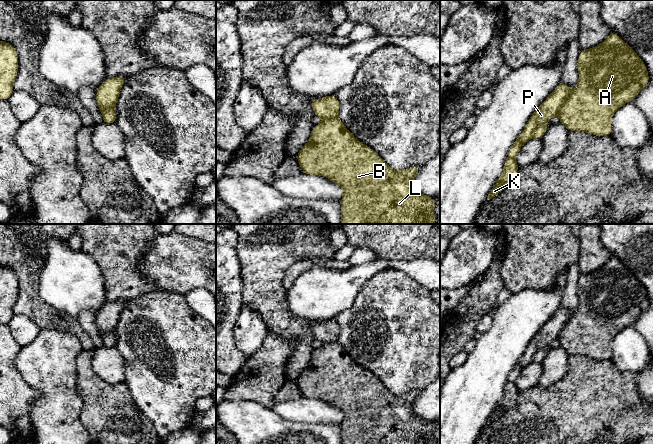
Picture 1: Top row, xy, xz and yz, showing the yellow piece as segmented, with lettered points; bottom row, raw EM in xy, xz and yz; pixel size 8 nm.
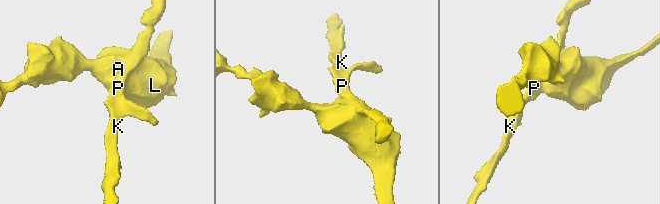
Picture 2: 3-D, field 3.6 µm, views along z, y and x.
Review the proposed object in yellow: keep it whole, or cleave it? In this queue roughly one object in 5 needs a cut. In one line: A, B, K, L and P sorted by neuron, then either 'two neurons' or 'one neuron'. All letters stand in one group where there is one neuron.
A B K L P; one neuron

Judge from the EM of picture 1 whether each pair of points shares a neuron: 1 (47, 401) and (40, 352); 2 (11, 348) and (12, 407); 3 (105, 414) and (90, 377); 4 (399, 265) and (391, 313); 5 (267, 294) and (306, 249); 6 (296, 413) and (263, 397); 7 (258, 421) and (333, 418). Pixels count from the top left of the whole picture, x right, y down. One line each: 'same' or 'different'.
1: same
2: same
3: same
4: different
5: same
6: different
7: different

